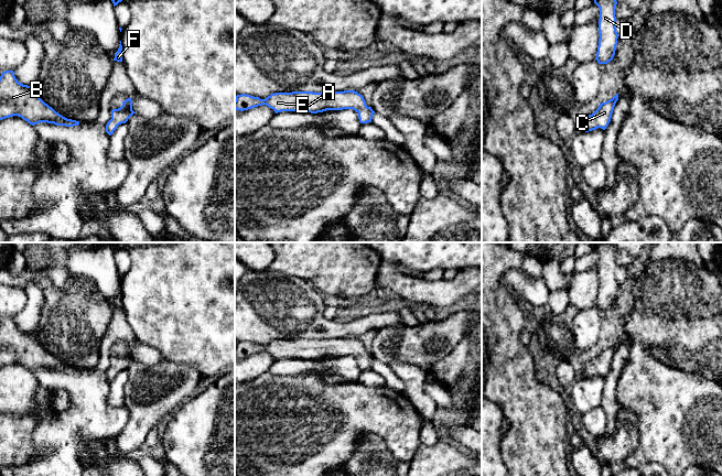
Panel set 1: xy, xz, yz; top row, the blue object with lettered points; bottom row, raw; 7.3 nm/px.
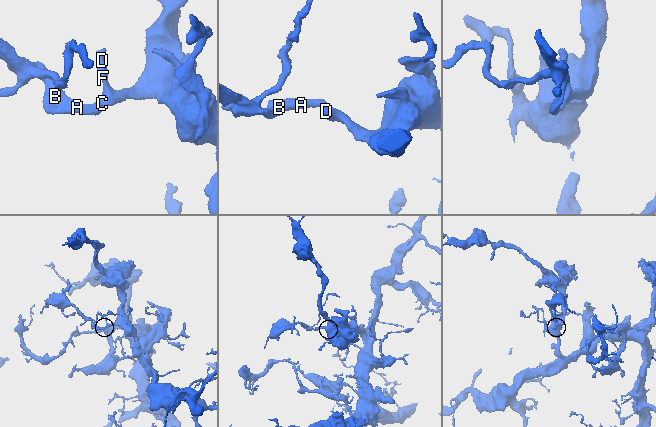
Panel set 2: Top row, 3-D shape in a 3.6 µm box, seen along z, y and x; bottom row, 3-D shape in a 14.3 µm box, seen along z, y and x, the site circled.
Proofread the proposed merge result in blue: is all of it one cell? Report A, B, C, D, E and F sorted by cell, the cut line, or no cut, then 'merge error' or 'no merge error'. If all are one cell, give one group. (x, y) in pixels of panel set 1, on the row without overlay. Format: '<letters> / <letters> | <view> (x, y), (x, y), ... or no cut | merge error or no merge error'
A B C D E F | no cut | no merge error

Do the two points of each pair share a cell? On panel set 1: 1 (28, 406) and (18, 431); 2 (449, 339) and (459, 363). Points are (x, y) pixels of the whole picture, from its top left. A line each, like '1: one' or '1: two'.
1: two
2: two

